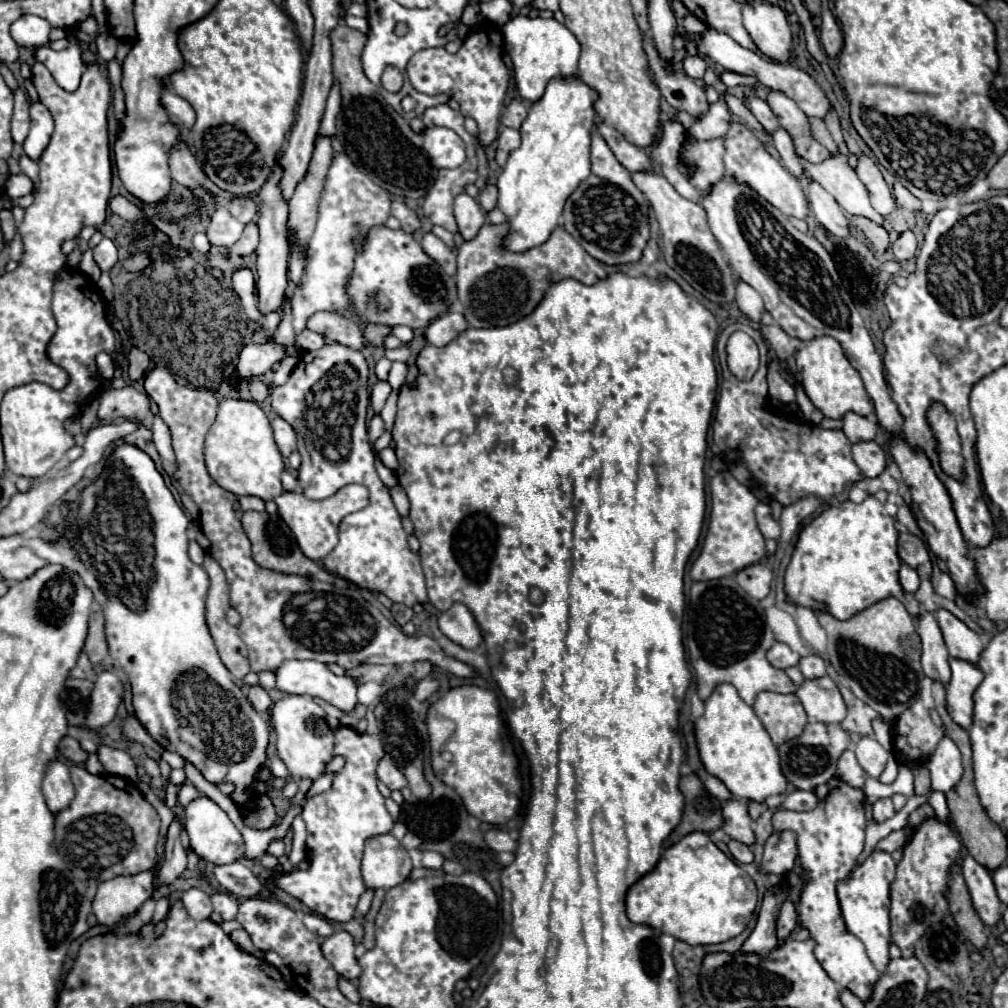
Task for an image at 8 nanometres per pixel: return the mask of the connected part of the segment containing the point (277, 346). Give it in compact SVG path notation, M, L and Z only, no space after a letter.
M266 341L266 343L248 343L242 351L240 351L240 359L238 359L238 373L244 375L246 379L264 375L266 371L270 371L276 363L280 363L286 355L290 355L288 347L276 341Z

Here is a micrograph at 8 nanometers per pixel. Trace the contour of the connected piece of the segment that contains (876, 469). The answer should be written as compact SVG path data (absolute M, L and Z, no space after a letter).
M862 441L852 445L852 457L864 477L878 477L886 469L886 453L876 441Z

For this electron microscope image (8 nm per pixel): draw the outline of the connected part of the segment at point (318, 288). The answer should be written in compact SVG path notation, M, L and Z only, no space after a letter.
M342 153L338 155L324 181L324 189L318 203L318 223L314 235L308 243L304 275L300 283L296 283L296 291L292 297L294 309L294 333L302 333L306 329L306 321L310 315L318 311L342 311L348 309L346 281L354 267L354 239L364 235L368 227L384 225L390 217L390 195L370 181L364 173L360 173L354 163Z

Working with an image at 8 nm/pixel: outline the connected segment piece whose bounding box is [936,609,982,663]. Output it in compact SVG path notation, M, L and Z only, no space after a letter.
M938 609L936 619L938 619L940 631L944 635L944 643L948 647L950 657L968 659L970 663L976 663L982 653L980 637L946 609Z

